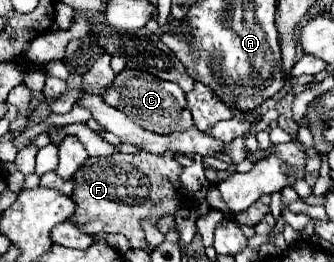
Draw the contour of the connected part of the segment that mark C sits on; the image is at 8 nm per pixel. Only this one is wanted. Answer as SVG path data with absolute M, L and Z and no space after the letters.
M130 68L122 70L116 76L114 86L106 92L104 100L106 100L106 104L116 106L124 114L130 114L132 118L138 120L138 124L142 124L146 130L152 130L156 134L184 132L194 126L192 118L190 118L190 110L186 106L184 92L180 90L180 86L174 82L164 82L160 78L156 80L154 76L140 72L140 70L130 70Z

